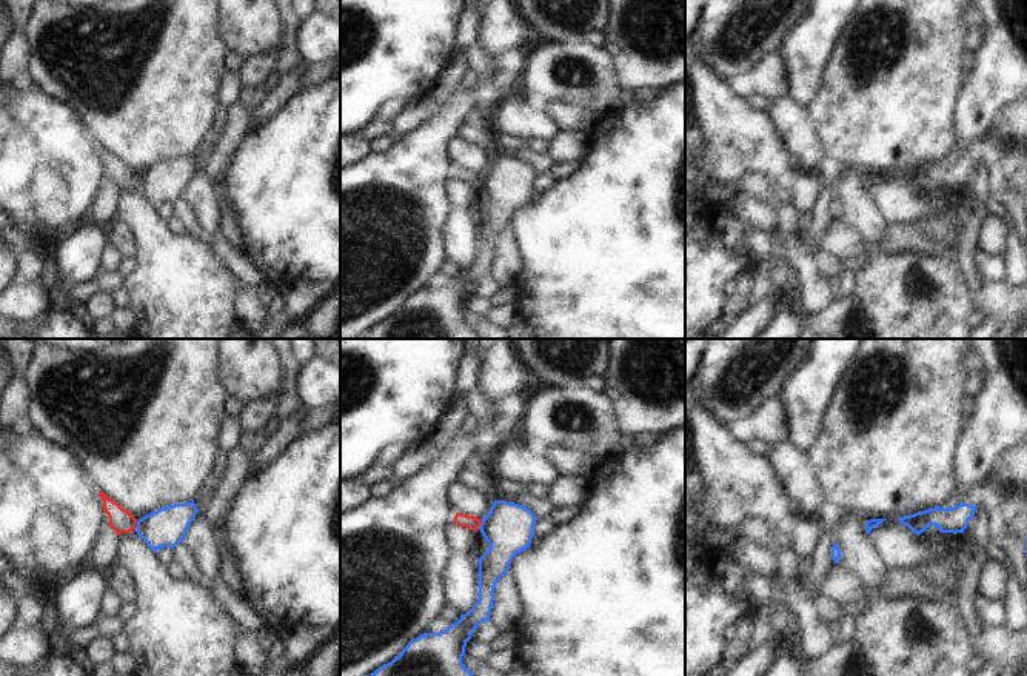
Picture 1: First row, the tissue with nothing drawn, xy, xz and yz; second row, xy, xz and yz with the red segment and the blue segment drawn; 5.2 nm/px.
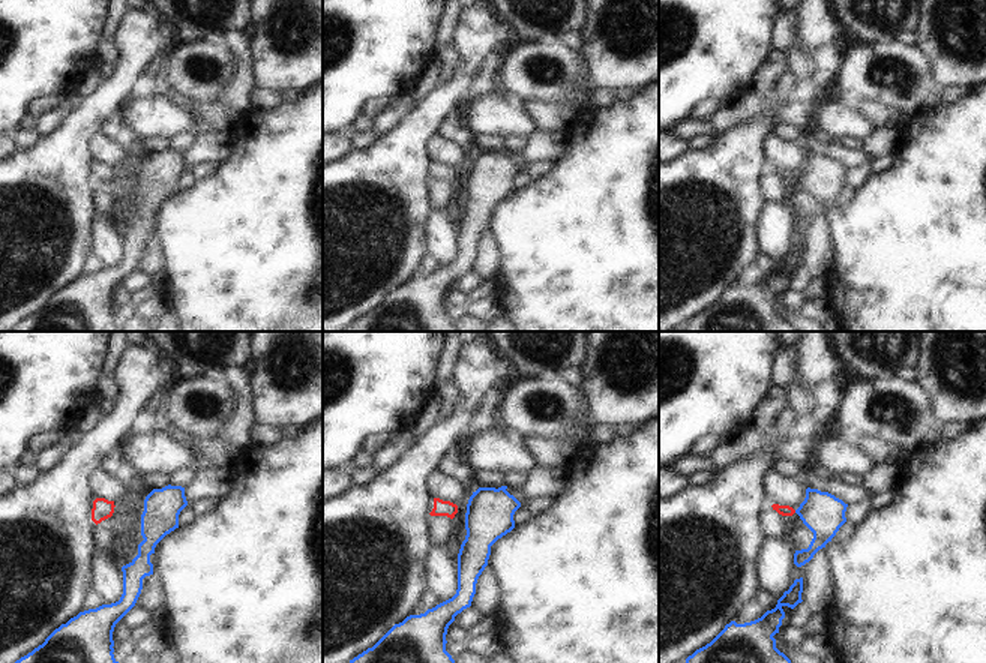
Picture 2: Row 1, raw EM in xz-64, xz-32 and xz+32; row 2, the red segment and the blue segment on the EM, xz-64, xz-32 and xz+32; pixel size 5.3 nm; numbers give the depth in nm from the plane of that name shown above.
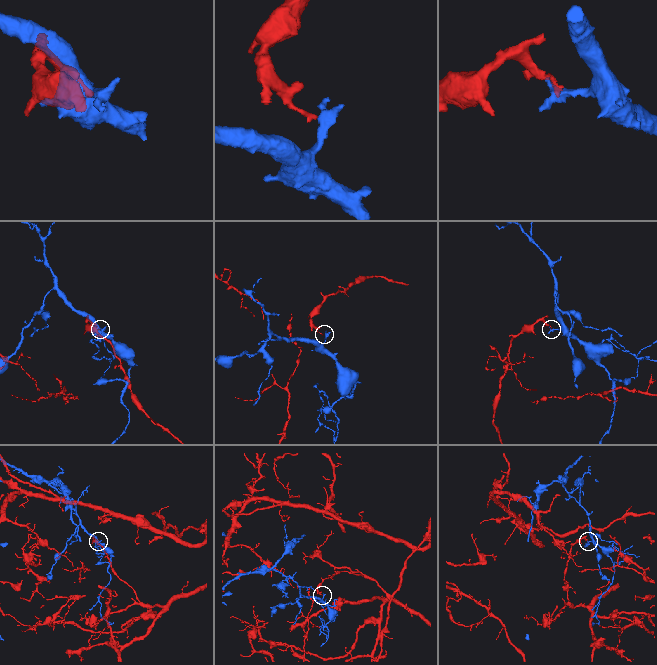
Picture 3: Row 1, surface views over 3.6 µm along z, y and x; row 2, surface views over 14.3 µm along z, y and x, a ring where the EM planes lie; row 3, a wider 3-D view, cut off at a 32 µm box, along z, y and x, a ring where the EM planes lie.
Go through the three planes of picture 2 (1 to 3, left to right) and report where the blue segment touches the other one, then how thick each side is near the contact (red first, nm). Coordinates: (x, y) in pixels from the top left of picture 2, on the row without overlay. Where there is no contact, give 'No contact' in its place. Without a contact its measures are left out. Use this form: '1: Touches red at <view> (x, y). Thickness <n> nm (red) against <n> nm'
1: No contact
2: No contact
3: No contact

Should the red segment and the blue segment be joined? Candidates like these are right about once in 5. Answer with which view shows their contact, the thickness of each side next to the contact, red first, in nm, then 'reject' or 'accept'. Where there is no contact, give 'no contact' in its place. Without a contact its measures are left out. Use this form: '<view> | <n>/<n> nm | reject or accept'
xz | 70/260 nm | reject

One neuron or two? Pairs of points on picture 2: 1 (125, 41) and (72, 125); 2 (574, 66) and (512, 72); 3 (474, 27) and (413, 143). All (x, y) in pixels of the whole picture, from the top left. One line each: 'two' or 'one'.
1: one
2: one
3: one

